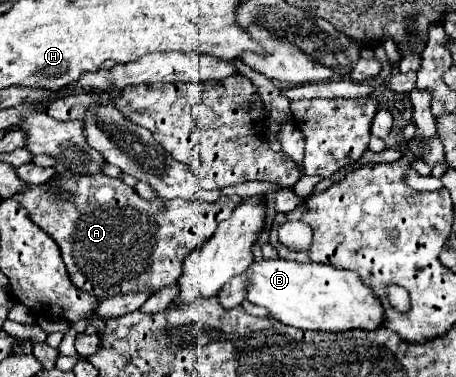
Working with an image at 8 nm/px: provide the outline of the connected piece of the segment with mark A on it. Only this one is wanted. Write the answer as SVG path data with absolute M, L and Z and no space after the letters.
M70 172L56 174L60 190L72 194L72 200L60 202L60 198L48 196L44 186L28 186L24 194L16 194L16 198L26 210L36 226L40 226L62 250L62 258L70 280L76 288L92 294L98 300L116 294L130 292L158 292L170 284L174 284L182 274L184 258L194 249L193 238L200 238L200 246L214 234L218 224L232 216L236 206L240 206L240 196L222 196L216 202L204 200L144 200L134 188L126 186L118 178L110 178L104 174L92 176L76 176Z

